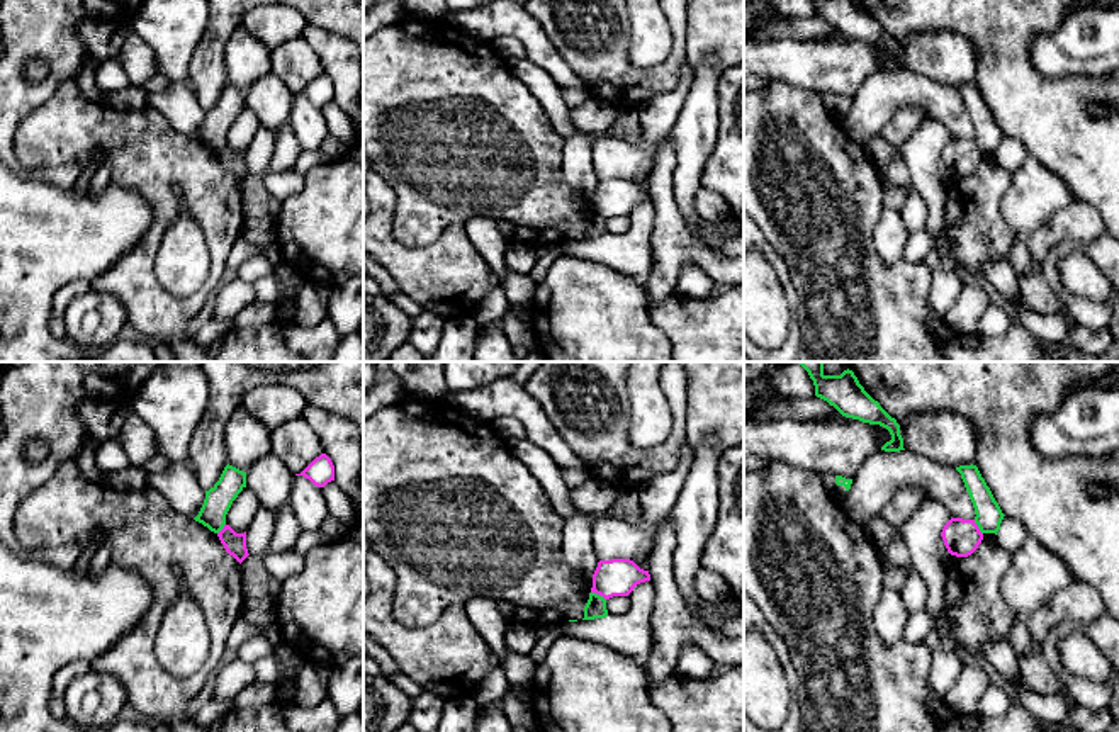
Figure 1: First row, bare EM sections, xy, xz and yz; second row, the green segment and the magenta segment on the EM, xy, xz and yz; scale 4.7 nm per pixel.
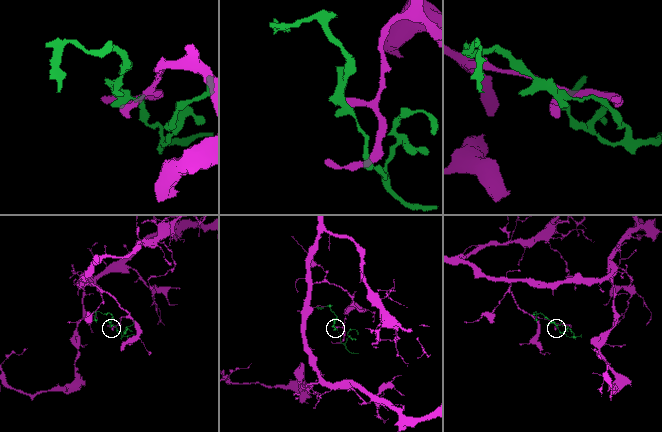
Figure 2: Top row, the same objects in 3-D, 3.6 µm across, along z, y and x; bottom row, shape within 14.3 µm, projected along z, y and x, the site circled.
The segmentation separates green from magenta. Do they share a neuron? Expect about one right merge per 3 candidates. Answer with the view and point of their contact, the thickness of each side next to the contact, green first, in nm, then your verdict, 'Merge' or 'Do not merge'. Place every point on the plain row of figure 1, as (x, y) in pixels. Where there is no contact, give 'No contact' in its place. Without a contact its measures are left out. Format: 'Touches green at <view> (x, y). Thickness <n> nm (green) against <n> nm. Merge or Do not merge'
Touches green at xz (598, 214). Thickness 100 nm (green) against 180 nm. Do not merge

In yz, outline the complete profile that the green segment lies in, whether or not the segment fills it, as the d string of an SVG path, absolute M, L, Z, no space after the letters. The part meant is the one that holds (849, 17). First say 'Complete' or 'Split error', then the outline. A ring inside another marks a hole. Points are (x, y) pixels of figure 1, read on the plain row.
Complete. M813 0L813 5L815 15L827 20L842 36L886 48L891 59L881 70L905 70L900 44L864 10L859 0Z

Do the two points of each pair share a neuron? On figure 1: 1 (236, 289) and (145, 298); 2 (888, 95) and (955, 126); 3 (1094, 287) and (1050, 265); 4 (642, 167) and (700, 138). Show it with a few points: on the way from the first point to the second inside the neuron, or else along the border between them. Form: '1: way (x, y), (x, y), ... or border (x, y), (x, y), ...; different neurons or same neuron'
1: border (221, 286), (211, 298); different neurons
2: way (905, 95), (927, 95), (941, 109); same neuron
3: border (1074, 247), (1060, 260), (1060, 281), (1089, 298); different neurons
4: border (686, 95), (669, 133); different neurons

